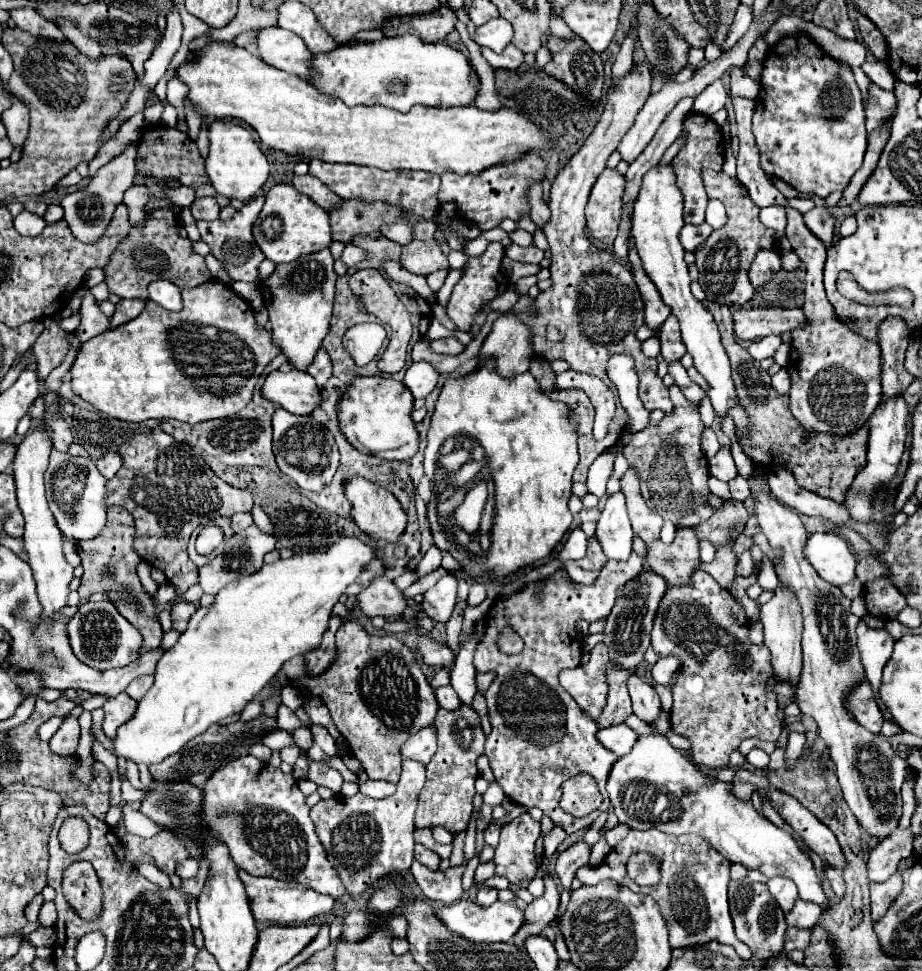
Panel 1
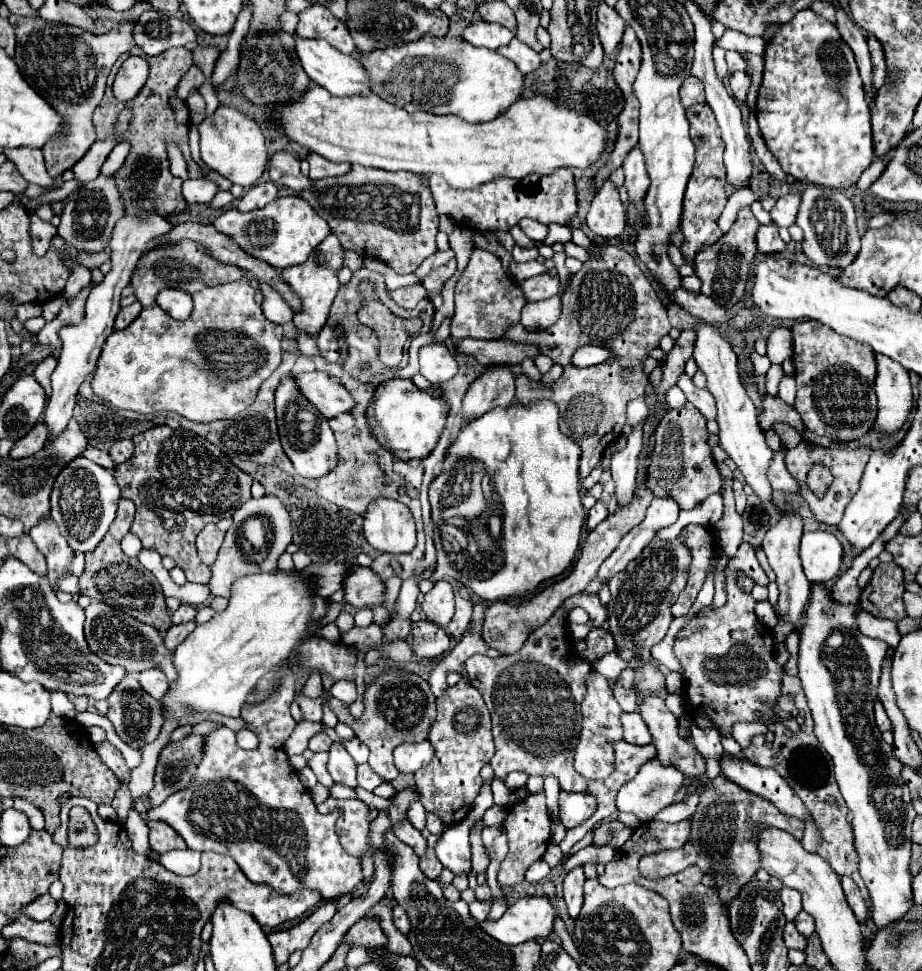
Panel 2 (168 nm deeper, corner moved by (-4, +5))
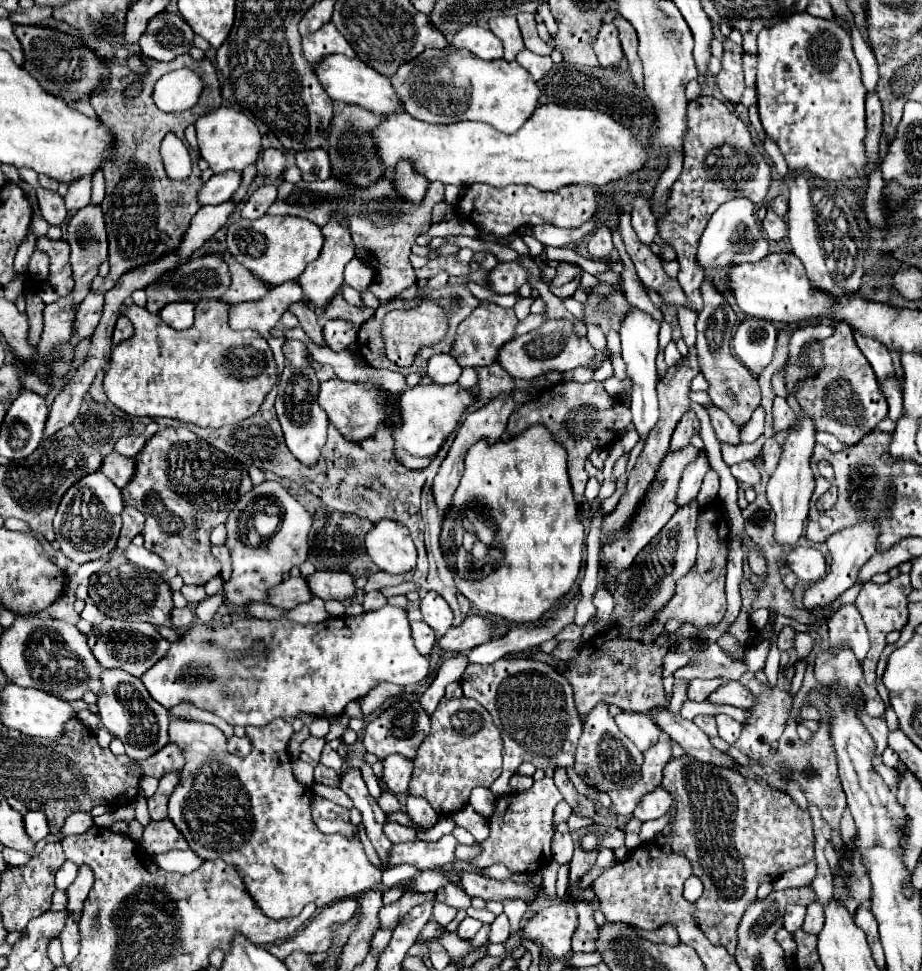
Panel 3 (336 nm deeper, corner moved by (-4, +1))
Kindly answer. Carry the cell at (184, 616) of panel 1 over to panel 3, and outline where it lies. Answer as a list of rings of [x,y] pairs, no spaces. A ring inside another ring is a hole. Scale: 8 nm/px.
[[[183,607],[183,609],[173,609],[171,611],[171,621],[173,621],[173,627],[177,629],[187,629],[193,625],[195,621],[195,615],[189,607]]]

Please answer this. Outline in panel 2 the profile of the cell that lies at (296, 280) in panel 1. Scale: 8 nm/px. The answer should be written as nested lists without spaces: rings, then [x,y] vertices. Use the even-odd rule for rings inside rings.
[[[331,233],[319,247],[315,247],[315,251],[309,255],[309,259],[305,263],[299,263],[295,267],[287,267],[281,271],[283,281],[291,287],[291,291],[301,301],[299,311],[293,313],[293,323],[297,325],[299,331],[315,337],[323,329],[323,325],[327,323],[331,303],[333,303],[337,289],[339,289],[337,271],[341,269],[341,265],[343,265],[343,247],[339,243],[339,239],[335,239],[335,235]]]

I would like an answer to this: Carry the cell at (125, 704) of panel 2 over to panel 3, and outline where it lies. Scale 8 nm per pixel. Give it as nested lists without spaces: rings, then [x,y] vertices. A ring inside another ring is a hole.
[[[105,669],[99,679],[101,679],[101,689],[97,695],[99,717],[105,729],[123,741],[127,755],[131,755],[133,759],[147,759],[157,751],[161,751],[169,743],[169,735],[167,735],[169,711],[163,705],[159,705],[155,699],[151,699],[141,679],[127,675],[127,671]]]

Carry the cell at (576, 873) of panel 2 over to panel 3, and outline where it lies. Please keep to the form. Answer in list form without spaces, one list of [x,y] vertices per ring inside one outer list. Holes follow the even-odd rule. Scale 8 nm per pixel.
[[[575,901],[575,909],[579,915],[579,931],[575,933],[573,951],[575,953],[595,953],[597,951],[597,937],[599,937],[599,925],[593,919],[593,907],[583,901]]]

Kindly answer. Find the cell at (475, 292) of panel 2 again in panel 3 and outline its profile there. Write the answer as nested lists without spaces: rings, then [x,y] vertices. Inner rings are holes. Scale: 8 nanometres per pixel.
[[[481,301],[481,305],[459,325],[457,337],[455,337],[455,347],[451,349],[451,355],[455,357],[455,361],[461,367],[487,367],[497,361],[499,349],[507,341],[513,339],[515,325],[517,325],[515,311],[495,305],[495,303]]]

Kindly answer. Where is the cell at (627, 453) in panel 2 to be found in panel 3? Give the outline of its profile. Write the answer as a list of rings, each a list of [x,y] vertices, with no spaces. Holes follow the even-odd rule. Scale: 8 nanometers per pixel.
[[[631,307],[625,317],[621,319],[619,335],[621,335],[621,347],[623,347],[623,361],[627,363],[627,375],[633,381],[633,391],[631,391],[631,413],[633,413],[633,425],[639,431],[641,437],[645,437],[655,423],[659,421],[659,405],[657,405],[657,367],[655,359],[659,353],[657,345],[657,335],[659,335],[661,323],[647,311],[641,311],[637,307]]]

